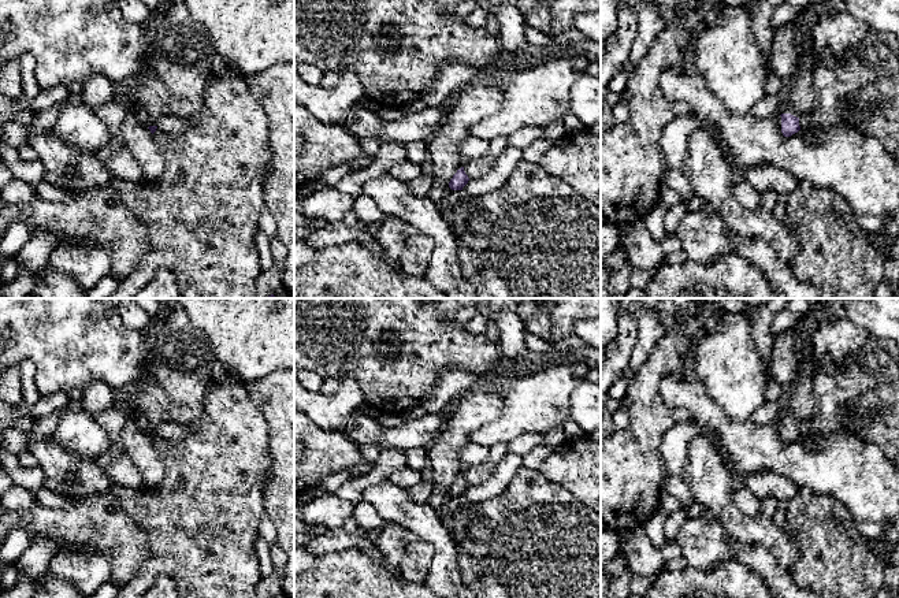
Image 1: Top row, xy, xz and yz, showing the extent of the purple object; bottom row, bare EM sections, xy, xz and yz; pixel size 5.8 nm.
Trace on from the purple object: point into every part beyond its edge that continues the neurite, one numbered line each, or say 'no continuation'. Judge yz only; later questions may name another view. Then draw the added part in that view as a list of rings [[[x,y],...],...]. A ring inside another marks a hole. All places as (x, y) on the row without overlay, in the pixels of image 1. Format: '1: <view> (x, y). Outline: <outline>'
1: yz (784, 415). Outline: [[[783,409],[783,411],[780,412],[779,420],[780,420],[780,421],[781,421],[781,420],[791,420],[791,421],[799,424],[799,423],[796,421],[795,416],[792,415],[792,412],[788,411],[788,409]]]

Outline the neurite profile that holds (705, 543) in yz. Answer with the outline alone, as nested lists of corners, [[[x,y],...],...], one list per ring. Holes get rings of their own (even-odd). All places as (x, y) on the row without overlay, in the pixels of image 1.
[[[707,515],[687,520],[677,535],[681,556],[699,571],[712,571],[731,558],[731,541],[728,531]]]

